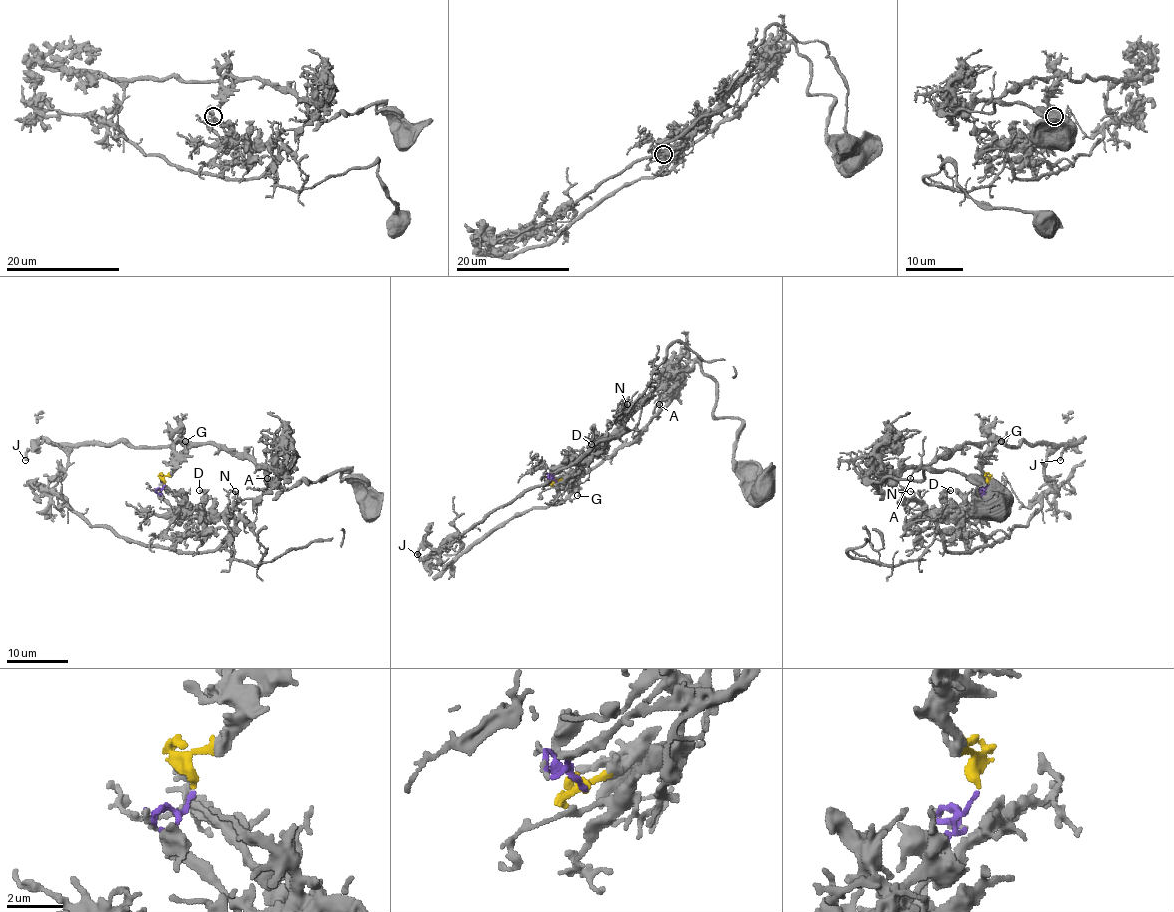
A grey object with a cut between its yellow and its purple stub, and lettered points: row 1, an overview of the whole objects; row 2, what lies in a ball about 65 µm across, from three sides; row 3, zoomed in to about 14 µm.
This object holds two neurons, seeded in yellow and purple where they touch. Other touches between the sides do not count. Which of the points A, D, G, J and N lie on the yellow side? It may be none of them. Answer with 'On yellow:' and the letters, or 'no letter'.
On yellow: A, G, J

